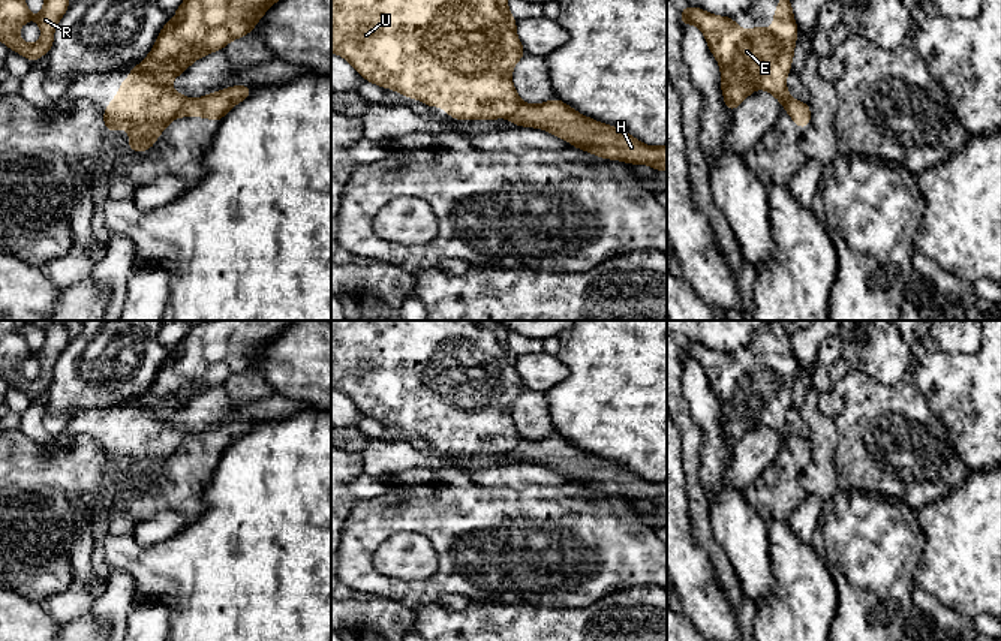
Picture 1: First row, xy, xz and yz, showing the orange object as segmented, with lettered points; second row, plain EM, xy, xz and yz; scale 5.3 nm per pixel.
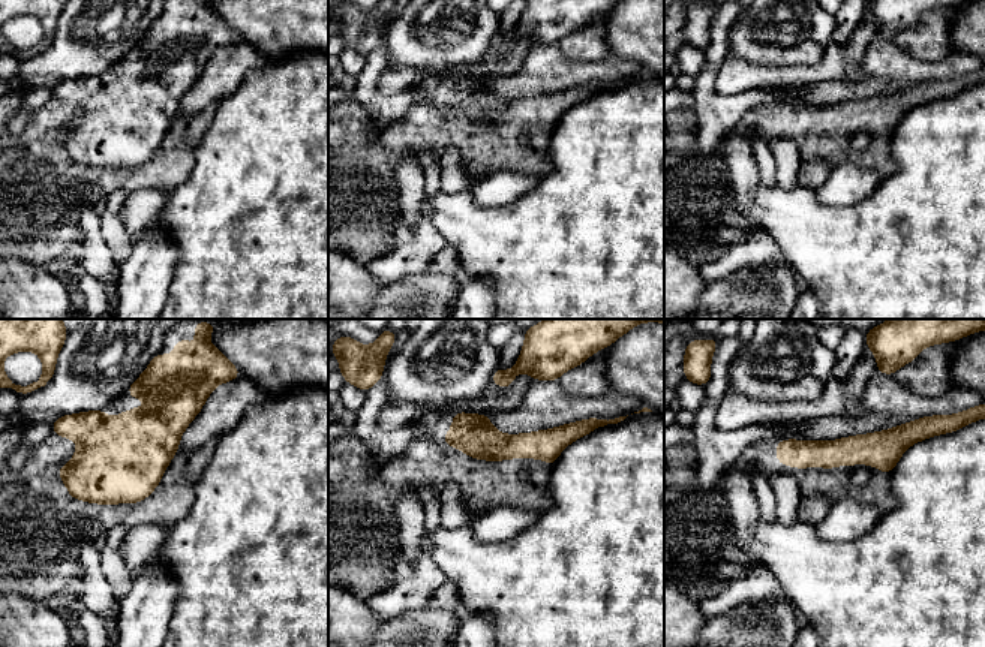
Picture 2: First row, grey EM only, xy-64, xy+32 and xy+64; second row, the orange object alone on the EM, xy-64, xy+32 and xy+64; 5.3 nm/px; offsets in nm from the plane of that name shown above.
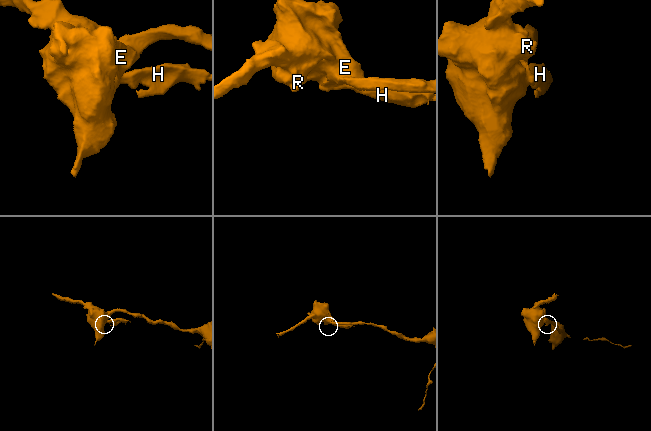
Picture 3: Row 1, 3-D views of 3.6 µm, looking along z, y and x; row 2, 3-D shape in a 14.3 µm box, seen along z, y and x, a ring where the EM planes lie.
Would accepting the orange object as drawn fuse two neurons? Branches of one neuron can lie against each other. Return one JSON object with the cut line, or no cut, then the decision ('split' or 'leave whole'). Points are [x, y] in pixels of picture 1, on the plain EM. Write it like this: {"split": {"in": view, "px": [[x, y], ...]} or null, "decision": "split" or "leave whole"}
{"split": {"in": "xy", "px": [[186, 435], [176, 451]]}, "decision": "split"}

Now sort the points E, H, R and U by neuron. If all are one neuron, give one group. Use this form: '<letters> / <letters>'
E R U / H

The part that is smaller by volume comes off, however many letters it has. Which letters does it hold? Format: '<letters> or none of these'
H

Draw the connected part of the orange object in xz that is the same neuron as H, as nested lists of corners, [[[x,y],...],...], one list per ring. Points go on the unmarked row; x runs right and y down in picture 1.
[[[556,433],[538,440],[521,439],[508,454],[514,461],[544,464],[572,482],[608,496],[646,499],[655,506],[667,506],[667,481],[644,481],[619,463],[578,449]]]

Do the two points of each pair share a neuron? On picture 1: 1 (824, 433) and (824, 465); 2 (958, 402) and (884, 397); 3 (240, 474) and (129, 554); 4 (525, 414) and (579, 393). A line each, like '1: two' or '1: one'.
1: one
2: two
3: one
4: two

